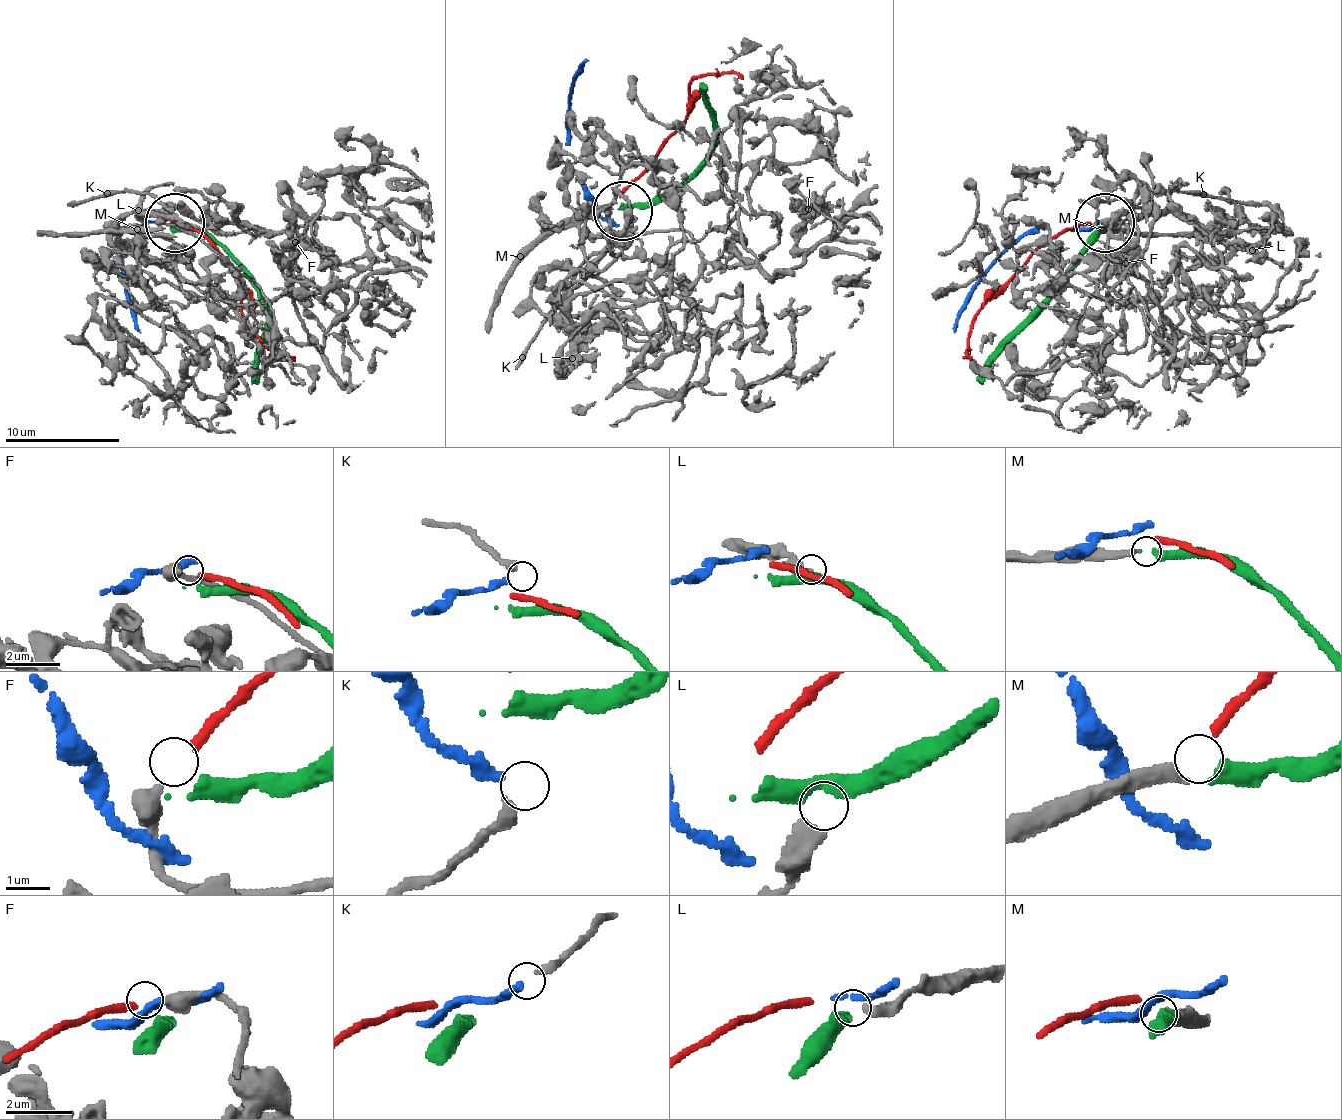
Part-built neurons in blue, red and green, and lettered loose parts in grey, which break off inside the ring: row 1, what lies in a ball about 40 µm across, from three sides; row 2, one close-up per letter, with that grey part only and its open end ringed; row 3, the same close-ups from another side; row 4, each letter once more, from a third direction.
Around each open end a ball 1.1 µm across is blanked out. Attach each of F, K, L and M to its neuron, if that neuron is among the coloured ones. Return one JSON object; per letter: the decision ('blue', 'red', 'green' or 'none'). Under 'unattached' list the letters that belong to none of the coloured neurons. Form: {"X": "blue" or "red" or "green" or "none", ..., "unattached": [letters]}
{"F": "red", "K": "blue", "L": "none", "M": "green", "unattached": ["L"]}

